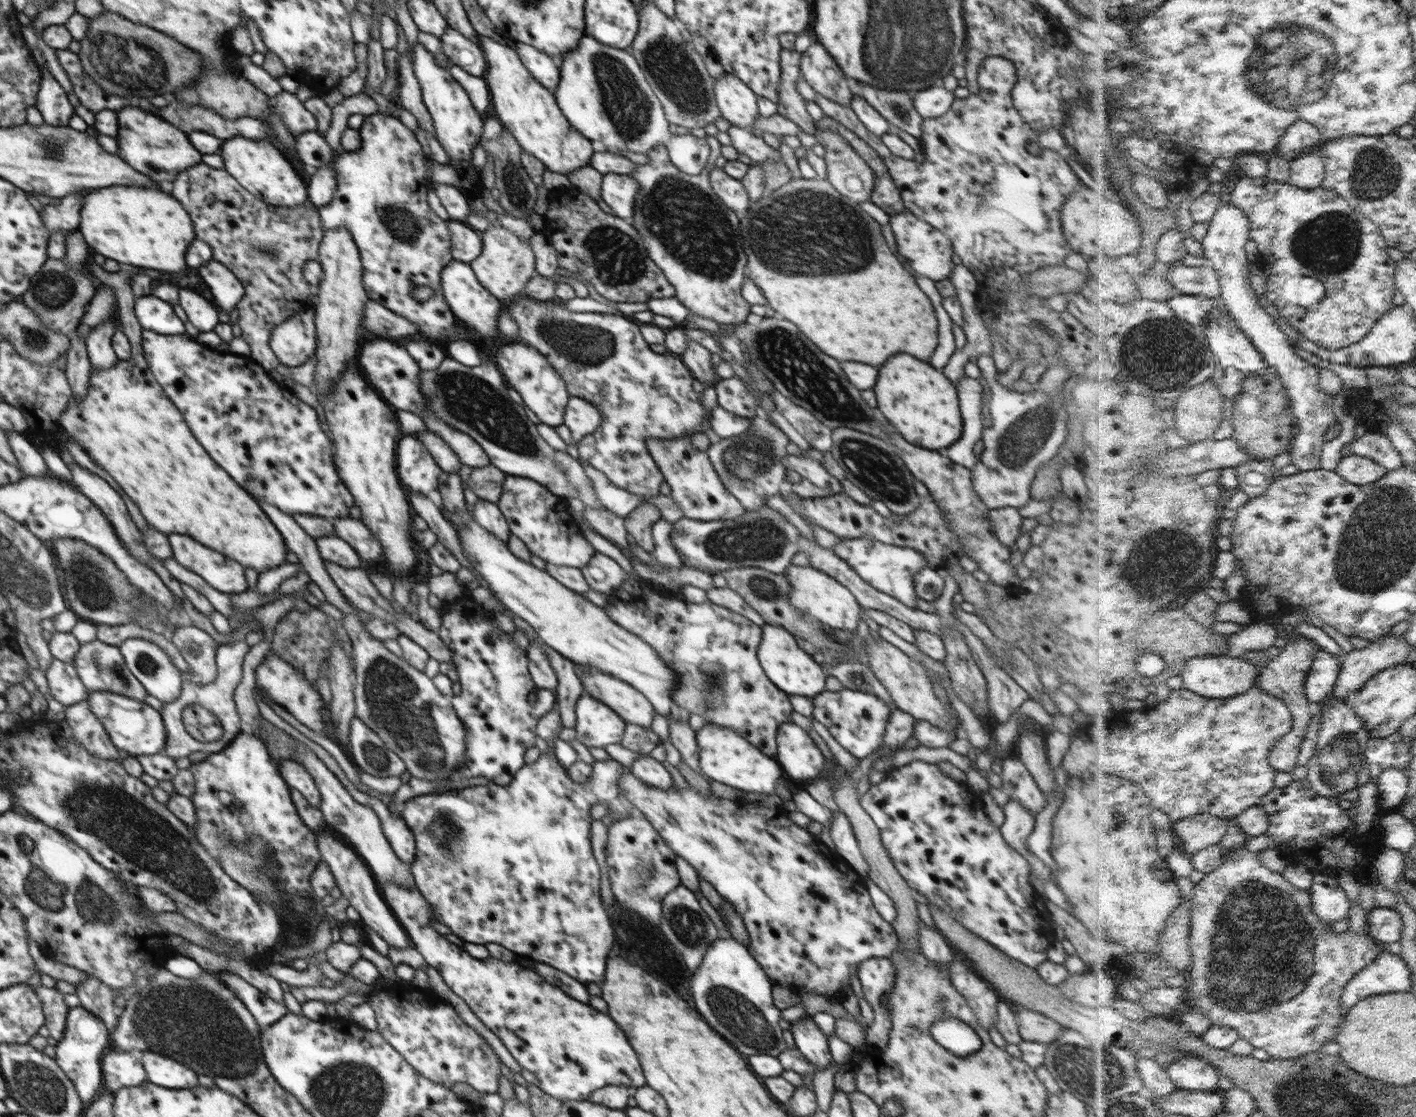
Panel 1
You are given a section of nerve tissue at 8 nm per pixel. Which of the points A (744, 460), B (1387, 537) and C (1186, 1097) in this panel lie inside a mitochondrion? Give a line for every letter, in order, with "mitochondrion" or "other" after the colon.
A: mitochondrion
B: mitochondrion
C: other

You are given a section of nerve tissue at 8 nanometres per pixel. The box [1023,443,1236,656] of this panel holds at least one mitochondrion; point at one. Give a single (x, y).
(1166, 557)

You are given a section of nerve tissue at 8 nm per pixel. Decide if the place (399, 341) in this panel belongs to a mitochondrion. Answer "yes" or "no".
no

